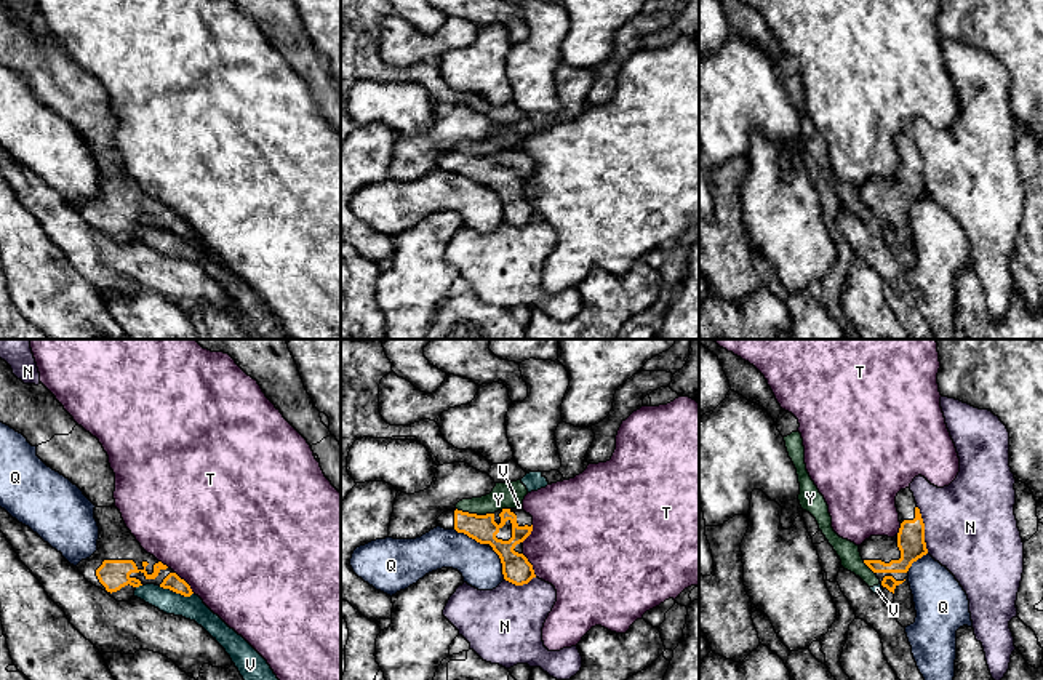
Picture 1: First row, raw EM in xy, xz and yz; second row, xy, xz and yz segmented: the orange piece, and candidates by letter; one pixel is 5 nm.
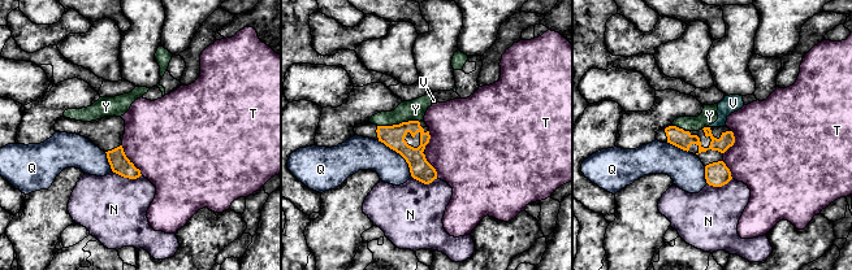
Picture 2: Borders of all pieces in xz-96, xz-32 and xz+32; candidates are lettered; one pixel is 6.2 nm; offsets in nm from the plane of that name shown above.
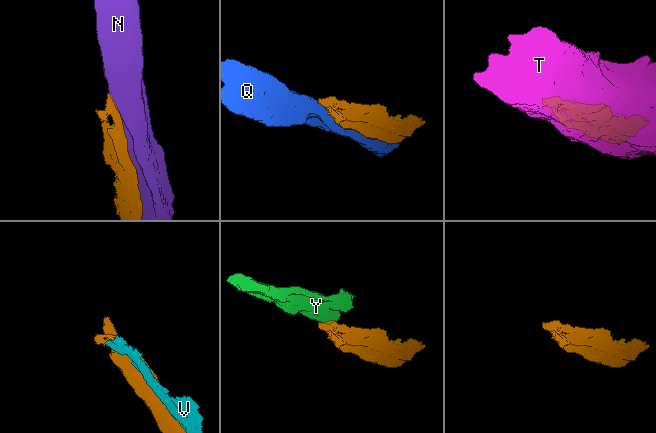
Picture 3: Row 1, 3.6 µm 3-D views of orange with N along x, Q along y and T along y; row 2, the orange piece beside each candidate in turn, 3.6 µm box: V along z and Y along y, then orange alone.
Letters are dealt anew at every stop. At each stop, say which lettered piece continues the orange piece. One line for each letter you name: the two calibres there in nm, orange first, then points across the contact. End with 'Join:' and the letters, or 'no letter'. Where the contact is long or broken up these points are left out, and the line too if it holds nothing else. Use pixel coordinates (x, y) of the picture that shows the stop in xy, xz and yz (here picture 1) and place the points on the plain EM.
Join: no letter

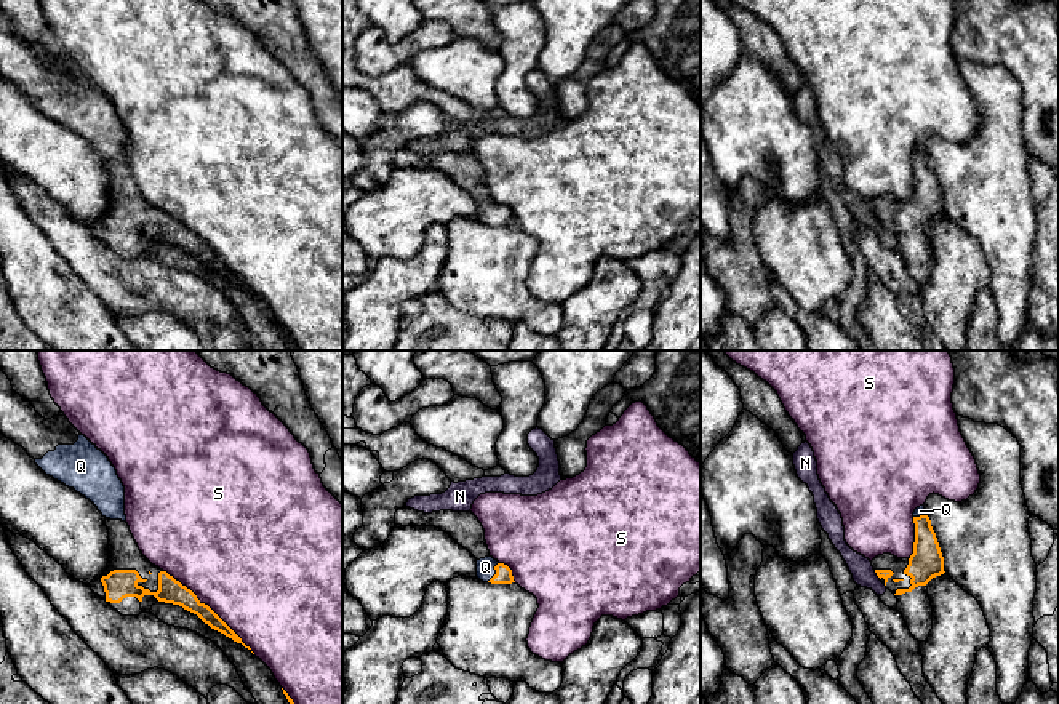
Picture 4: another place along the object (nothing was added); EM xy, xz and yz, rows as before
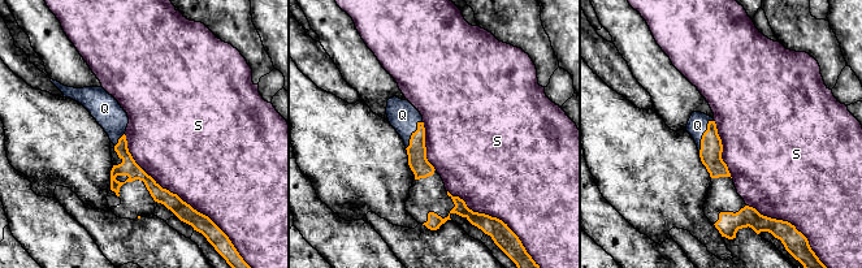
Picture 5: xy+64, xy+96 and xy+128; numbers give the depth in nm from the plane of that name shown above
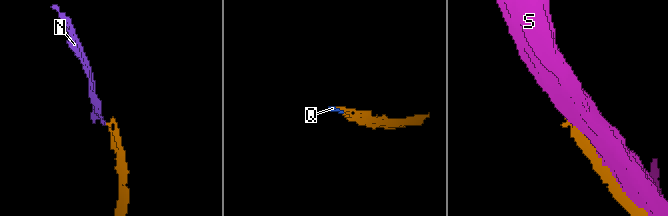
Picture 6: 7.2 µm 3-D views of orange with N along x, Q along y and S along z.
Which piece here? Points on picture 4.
Q: Thickness 80 nm (orange) against 100 nm. Path across: xz (503, 216), (496, 213), (485, 208)
Join: Q

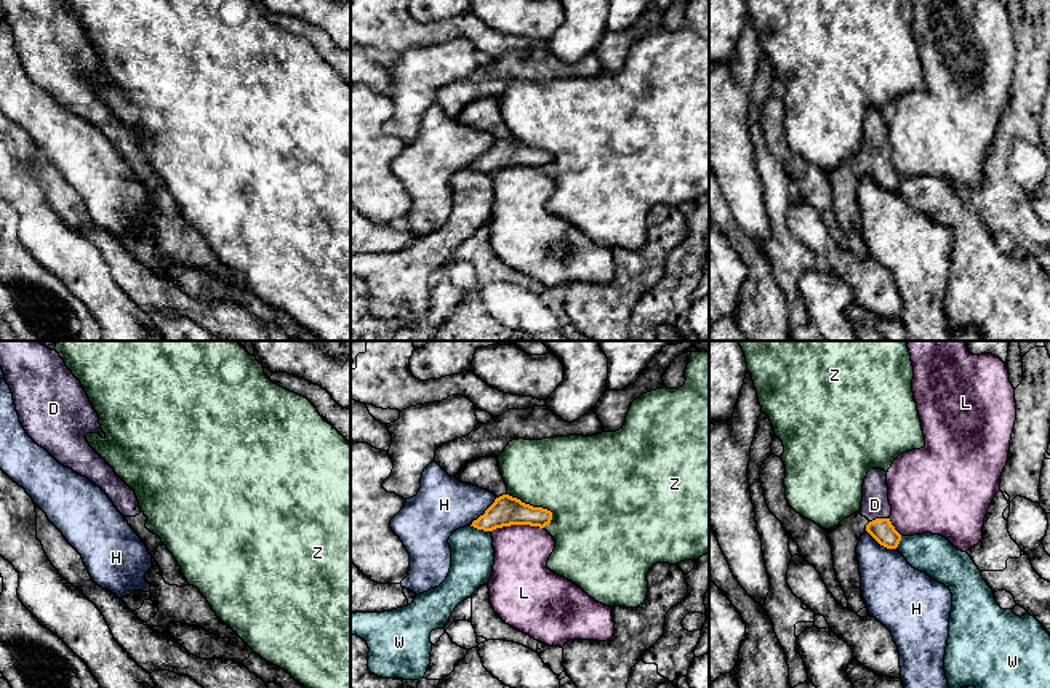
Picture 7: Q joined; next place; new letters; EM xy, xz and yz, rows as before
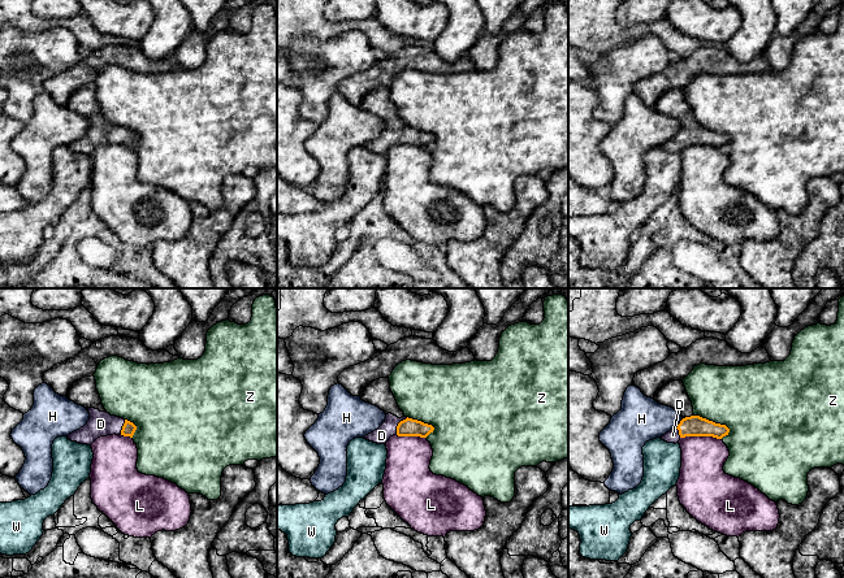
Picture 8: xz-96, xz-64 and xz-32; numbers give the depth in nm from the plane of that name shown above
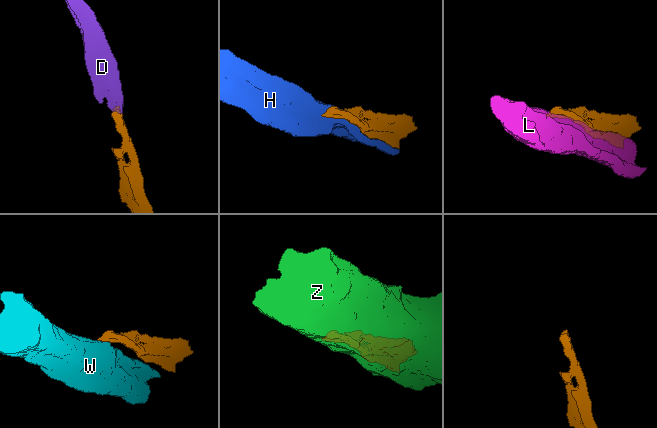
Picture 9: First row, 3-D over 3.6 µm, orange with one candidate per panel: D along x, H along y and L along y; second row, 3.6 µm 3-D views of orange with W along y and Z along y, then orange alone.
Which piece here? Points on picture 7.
D: Thickness 120 nm (orange) against 140 nm. Path across: yz (882, 172), (879, 160), (874, 146)
Join: D

